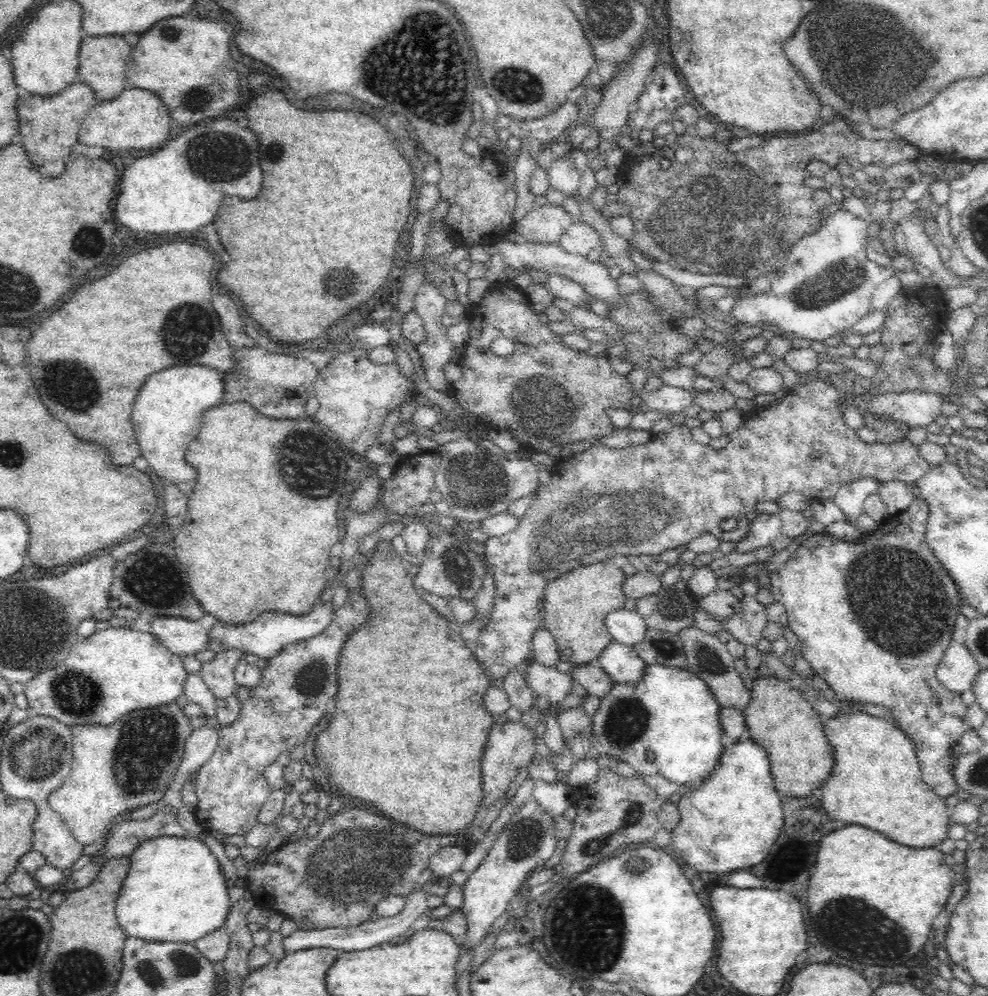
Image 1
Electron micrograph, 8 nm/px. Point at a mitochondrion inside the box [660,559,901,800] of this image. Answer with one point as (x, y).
(709, 660)

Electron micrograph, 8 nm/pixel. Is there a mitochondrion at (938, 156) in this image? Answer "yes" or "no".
no

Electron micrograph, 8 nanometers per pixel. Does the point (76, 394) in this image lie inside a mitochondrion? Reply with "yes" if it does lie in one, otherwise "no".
yes

